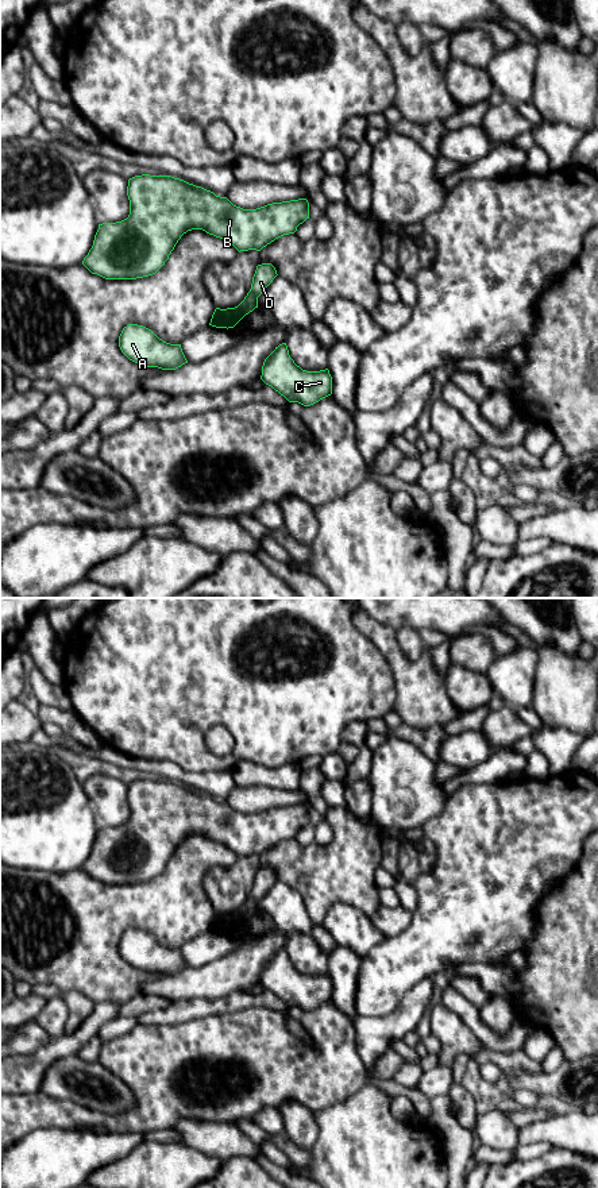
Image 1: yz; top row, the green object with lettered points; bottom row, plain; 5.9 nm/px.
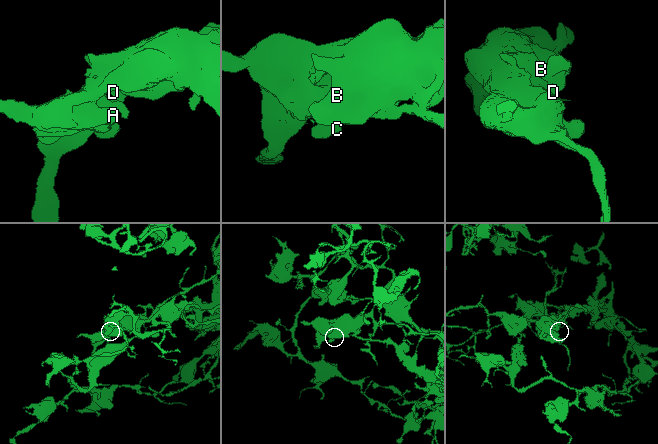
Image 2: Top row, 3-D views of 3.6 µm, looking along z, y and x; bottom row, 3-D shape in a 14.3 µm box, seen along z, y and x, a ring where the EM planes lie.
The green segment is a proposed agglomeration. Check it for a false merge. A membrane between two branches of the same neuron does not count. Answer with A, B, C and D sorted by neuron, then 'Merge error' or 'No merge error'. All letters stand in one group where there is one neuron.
Groups: A B C / D. Merge error

